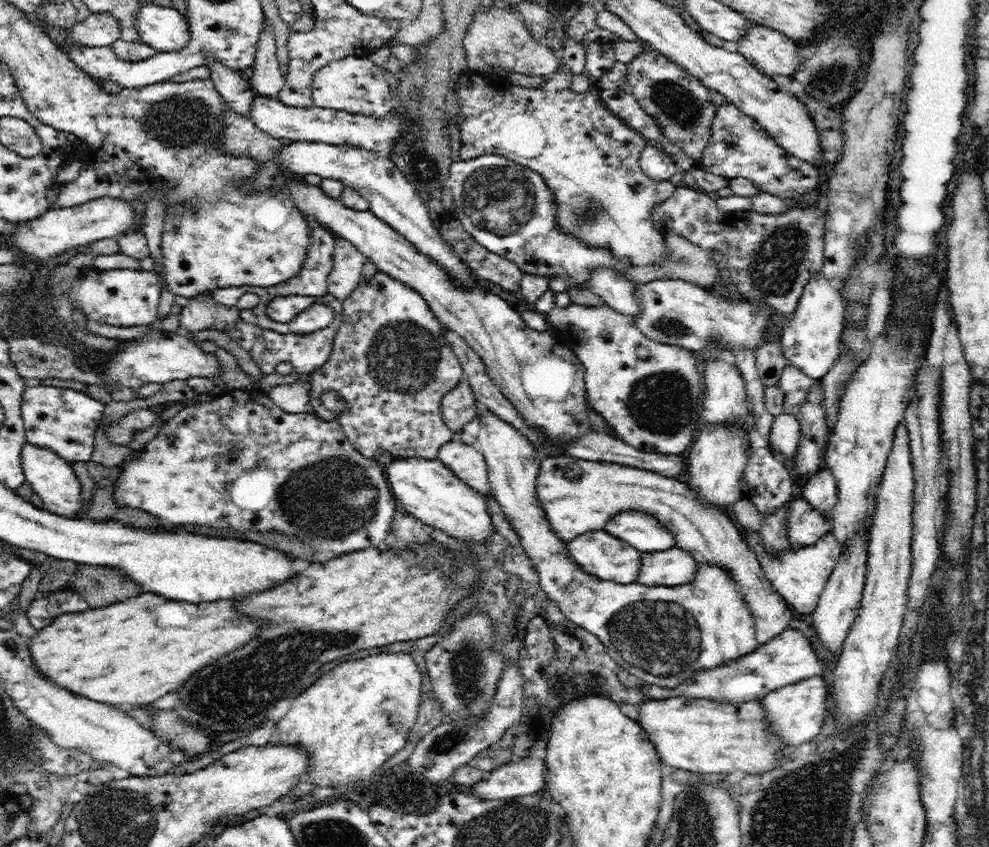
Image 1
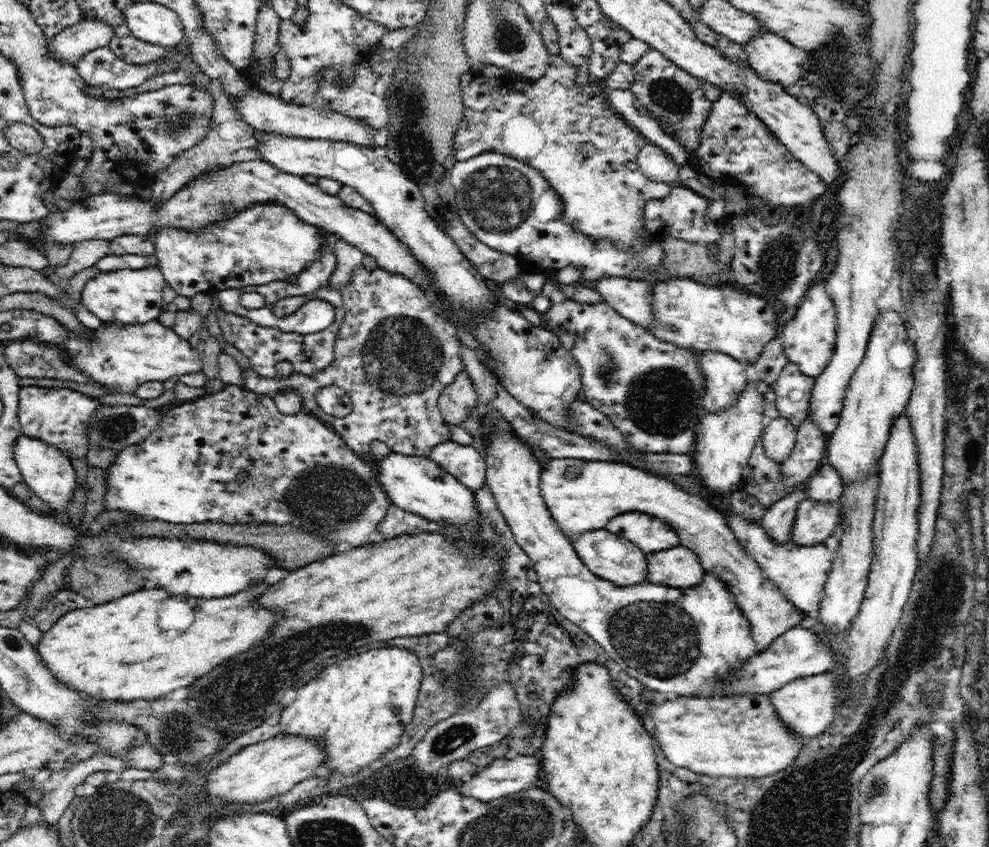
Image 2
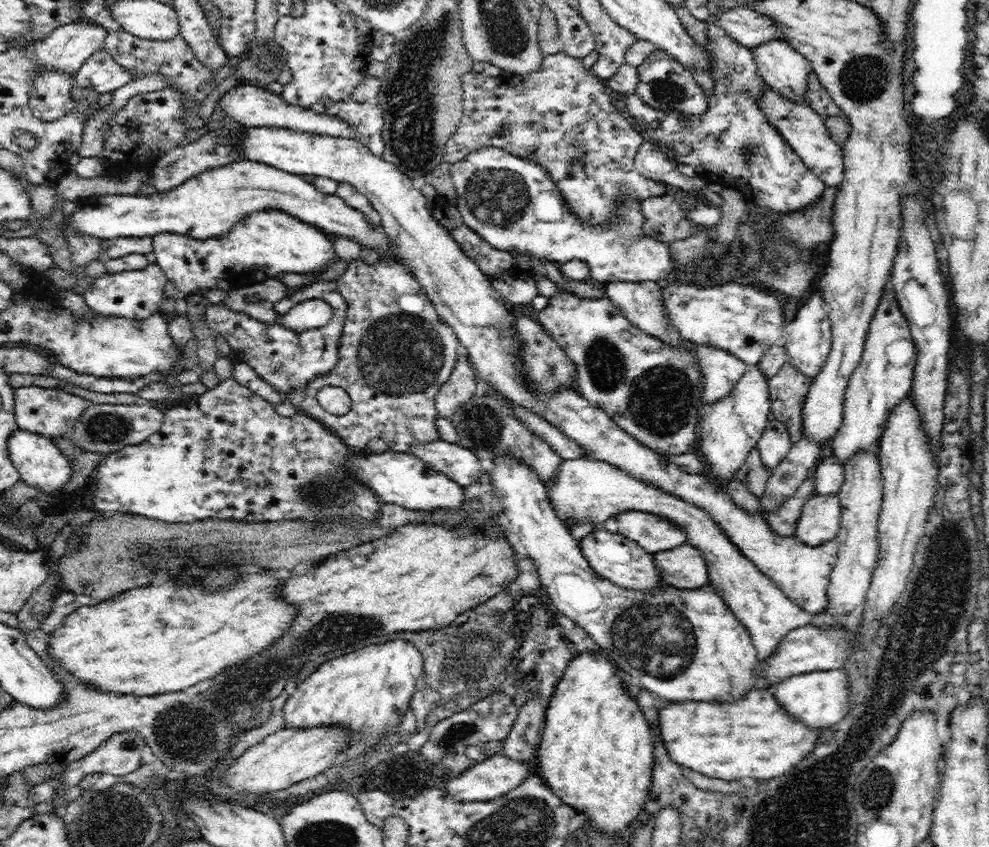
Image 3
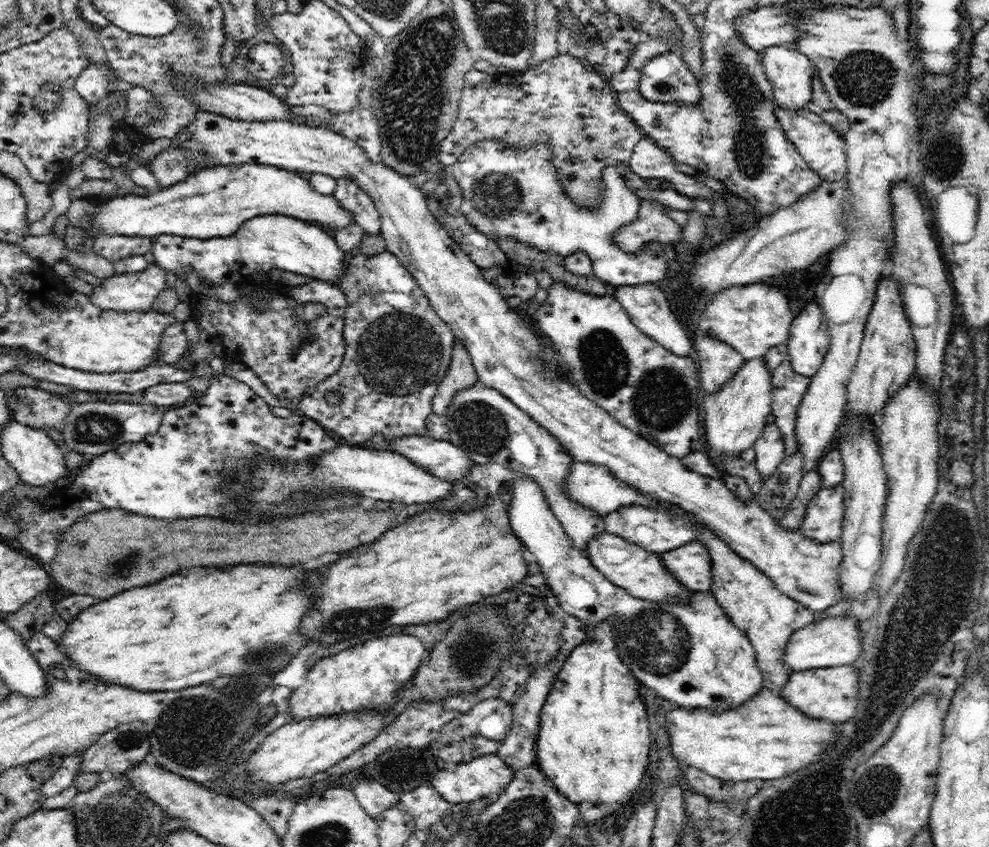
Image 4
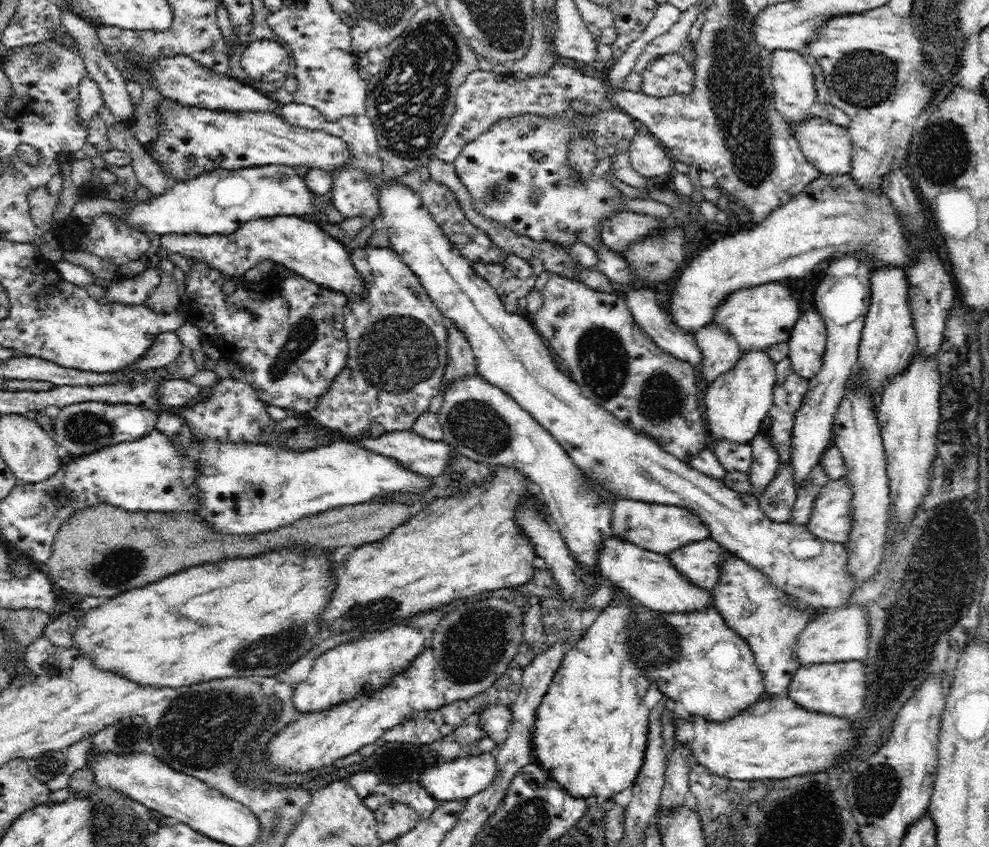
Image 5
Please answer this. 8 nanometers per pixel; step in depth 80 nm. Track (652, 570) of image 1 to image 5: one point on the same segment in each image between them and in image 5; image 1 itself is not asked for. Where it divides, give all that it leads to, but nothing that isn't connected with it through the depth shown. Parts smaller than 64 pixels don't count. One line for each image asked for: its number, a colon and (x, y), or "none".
2: (679, 567)
3: (684, 567)
4: (691, 564)
5: (700, 562)

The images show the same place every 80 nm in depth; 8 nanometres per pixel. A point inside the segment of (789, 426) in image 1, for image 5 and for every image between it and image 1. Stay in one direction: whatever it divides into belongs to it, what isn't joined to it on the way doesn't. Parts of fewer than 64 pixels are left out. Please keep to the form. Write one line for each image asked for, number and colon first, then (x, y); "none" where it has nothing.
2: (779, 436)
3: (774, 444)
4: (769, 448)
5: (765, 460)

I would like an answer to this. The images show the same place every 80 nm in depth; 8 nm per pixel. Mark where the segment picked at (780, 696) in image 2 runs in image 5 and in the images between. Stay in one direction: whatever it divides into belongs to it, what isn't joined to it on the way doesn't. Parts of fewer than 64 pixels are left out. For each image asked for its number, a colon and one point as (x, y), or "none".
3: (818, 699)
4: (830, 693)
5: (839, 688)

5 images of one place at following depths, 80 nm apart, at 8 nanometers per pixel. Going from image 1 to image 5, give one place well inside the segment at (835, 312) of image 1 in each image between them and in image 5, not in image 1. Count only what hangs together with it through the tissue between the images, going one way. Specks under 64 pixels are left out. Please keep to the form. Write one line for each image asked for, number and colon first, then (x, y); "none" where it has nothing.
2: (810, 336)
3: (808, 337)
4: (807, 343)
5: (807, 344)

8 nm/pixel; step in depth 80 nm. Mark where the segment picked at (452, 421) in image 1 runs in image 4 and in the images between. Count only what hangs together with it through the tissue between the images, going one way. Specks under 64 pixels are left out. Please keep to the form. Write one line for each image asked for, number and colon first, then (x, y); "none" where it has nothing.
2: (459, 398)
3: (458, 390)
4: (461, 374)

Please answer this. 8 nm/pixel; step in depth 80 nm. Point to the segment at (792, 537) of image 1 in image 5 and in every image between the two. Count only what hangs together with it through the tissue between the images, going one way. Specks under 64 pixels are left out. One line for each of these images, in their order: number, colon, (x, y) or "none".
2: (814, 522)
3: (819, 522)
4: (823, 521)
5: (831, 518)

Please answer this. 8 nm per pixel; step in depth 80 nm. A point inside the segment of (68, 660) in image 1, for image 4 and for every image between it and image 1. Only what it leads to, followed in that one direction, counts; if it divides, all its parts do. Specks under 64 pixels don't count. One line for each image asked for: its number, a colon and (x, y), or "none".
2: (147, 643)
3: (145, 641)
4: (184, 630)

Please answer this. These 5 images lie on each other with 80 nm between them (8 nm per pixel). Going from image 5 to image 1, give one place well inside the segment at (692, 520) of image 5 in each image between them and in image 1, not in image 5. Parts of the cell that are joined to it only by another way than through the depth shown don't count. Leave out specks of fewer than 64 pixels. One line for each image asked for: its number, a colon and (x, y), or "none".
1: (646, 533)
2: (650, 534)
3: (653, 533)
4: (658, 530)

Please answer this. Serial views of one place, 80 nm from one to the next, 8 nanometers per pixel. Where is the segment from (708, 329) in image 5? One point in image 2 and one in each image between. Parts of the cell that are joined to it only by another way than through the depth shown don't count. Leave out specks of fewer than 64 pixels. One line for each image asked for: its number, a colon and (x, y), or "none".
2: (724, 377)
3: (720, 370)
4: (718, 362)

